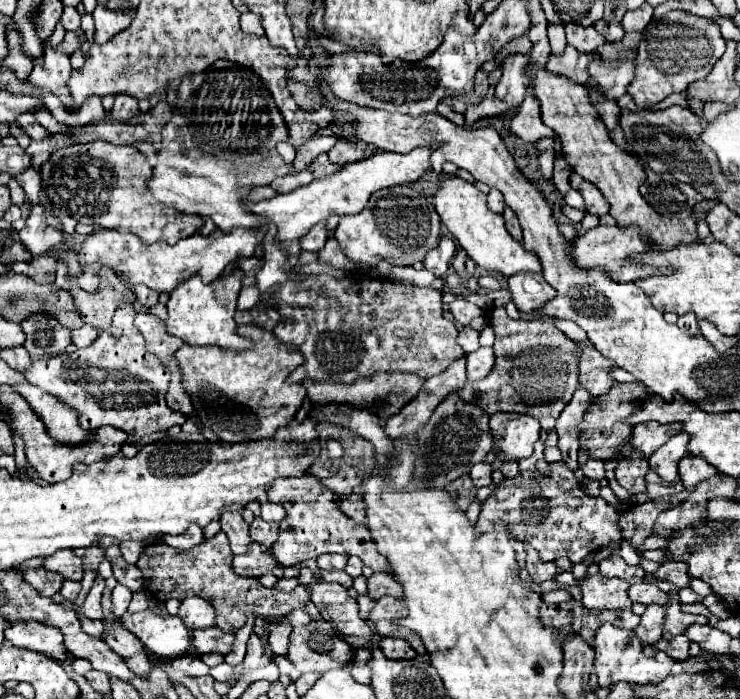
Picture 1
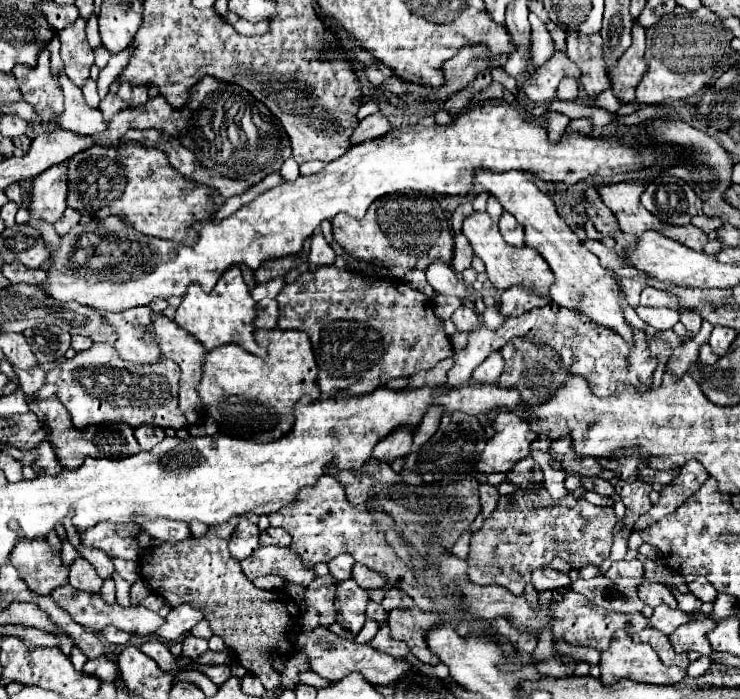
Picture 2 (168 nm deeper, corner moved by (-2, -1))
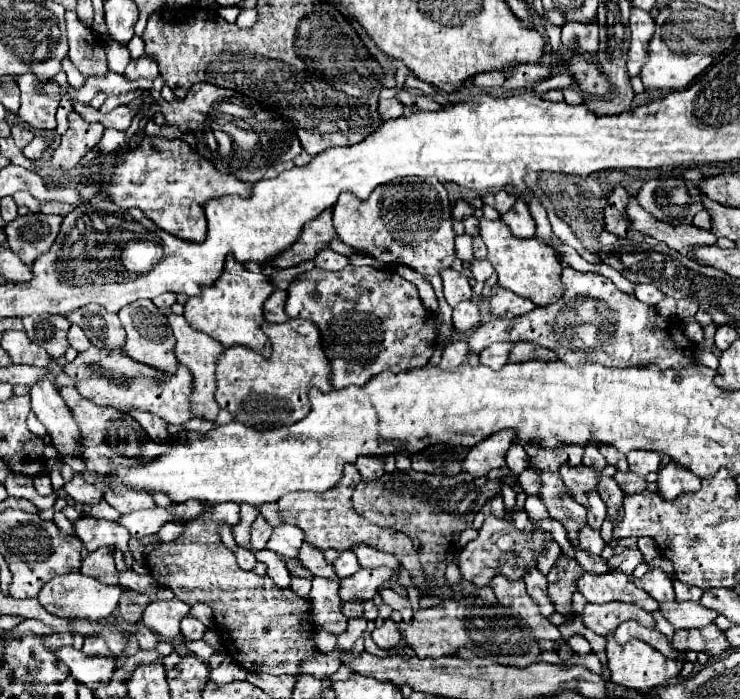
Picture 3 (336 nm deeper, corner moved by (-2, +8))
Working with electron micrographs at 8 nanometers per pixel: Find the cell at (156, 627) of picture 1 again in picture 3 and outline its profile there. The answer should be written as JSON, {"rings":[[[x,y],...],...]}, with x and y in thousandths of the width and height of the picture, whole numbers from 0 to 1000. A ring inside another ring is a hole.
{"rings":[[[99,818],[91,824],[77,824],[69,833],[58,835],[50,858],[53,864],[82,884],[118,884],[126,890],[139,890],[150,881],[153,870],[158,867],[164,856],[164,841],[161,838],[139,838],[134,830],[123,827],[123,824],[112,824],[109,818]]]}

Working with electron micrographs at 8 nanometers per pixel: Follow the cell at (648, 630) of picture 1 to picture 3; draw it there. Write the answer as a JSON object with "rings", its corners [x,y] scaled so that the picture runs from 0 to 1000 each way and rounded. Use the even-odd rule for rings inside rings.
{"rings":[[[893,861],[891,876],[915,898],[915,901],[931,901],[931,898],[953,898],[955,893],[964,893],[964,887],[972,881],[966,873],[950,870],[945,861]]]}

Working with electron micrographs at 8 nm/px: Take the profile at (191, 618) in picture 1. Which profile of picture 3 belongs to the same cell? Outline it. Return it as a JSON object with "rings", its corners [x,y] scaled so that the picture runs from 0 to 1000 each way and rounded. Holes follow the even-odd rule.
{"rings":[[[239,856],[228,858],[228,861],[220,861],[220,858],[209,858],[204,861],[196,876],[193,876],[193,893],[215,907],[218,913],[223,916],[231,916],[231,913],[239,913],[245,907],[242,901],[242,890],[247,881],[255,878],[255,867]]]}

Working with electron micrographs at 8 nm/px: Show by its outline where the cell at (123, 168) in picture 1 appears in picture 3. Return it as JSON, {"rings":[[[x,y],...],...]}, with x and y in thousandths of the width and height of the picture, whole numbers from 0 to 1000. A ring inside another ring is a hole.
{"rings":[[[199,195],[188,212],[169,217],[166,229],[158,229],[155,220],[134,220],[118,243],[123,252],[120,260],[136,260],[136,275],[145,275],[147,286],[161,298],[188,298],[218,329],[253,346],[277,343],[277,289],[307,278],[336,280],[336,263],[326,260],[315,249],[296,246],[282,229],[261,217],[250,200]]]}

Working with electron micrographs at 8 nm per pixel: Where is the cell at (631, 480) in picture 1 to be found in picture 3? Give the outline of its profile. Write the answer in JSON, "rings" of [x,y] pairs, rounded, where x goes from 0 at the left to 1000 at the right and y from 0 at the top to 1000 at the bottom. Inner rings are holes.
{"rings":[[[834,675],[831,678],[831,690],[836,692],[836,698],[845,704],[845,707],[864,707],[864,704],[872,704],[874,701],[874,690],[872,684],[855,678],[855,675]]]}

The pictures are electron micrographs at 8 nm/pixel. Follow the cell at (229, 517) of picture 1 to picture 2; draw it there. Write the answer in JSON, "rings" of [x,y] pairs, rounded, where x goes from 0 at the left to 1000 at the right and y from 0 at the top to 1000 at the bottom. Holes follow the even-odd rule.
{"rings":[[[331,737],[323,740],[323,751],[315,760],[312,774],[309,774],[312,794],[326,803],[336,797],[347,783],[350,783],[350,754],[342,751]]]}

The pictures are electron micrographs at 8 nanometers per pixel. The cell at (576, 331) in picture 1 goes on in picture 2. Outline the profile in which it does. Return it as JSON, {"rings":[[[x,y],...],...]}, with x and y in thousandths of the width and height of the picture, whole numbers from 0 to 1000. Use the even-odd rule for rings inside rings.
{"rings":[[[658,439],[653,448],[653,456],[655,456],[655,468],[664,474],[672,474],[685,459],[685,454],[672,445],[672,439]]]}

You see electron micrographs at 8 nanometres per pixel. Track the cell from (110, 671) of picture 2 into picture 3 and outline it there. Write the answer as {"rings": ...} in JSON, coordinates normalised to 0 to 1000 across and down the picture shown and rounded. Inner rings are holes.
{"rings":[[[118,910],[112,921],[112,933],[120,938],[147,938],[150,930],[145,927],[142,916],[136,910]]]}

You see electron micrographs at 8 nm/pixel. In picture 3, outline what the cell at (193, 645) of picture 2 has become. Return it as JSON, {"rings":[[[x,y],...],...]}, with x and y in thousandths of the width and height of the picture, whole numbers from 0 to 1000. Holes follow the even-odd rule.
{"rings":[[[253,878],[253,881],[245,887],[245,904],[247,904],[247,910],[255,913],[255,916],[269,916],[269,913],[274,913],[277,896],[274,896],[274,890],[269,890],[266,884],[261,884],[258,878]]]}

